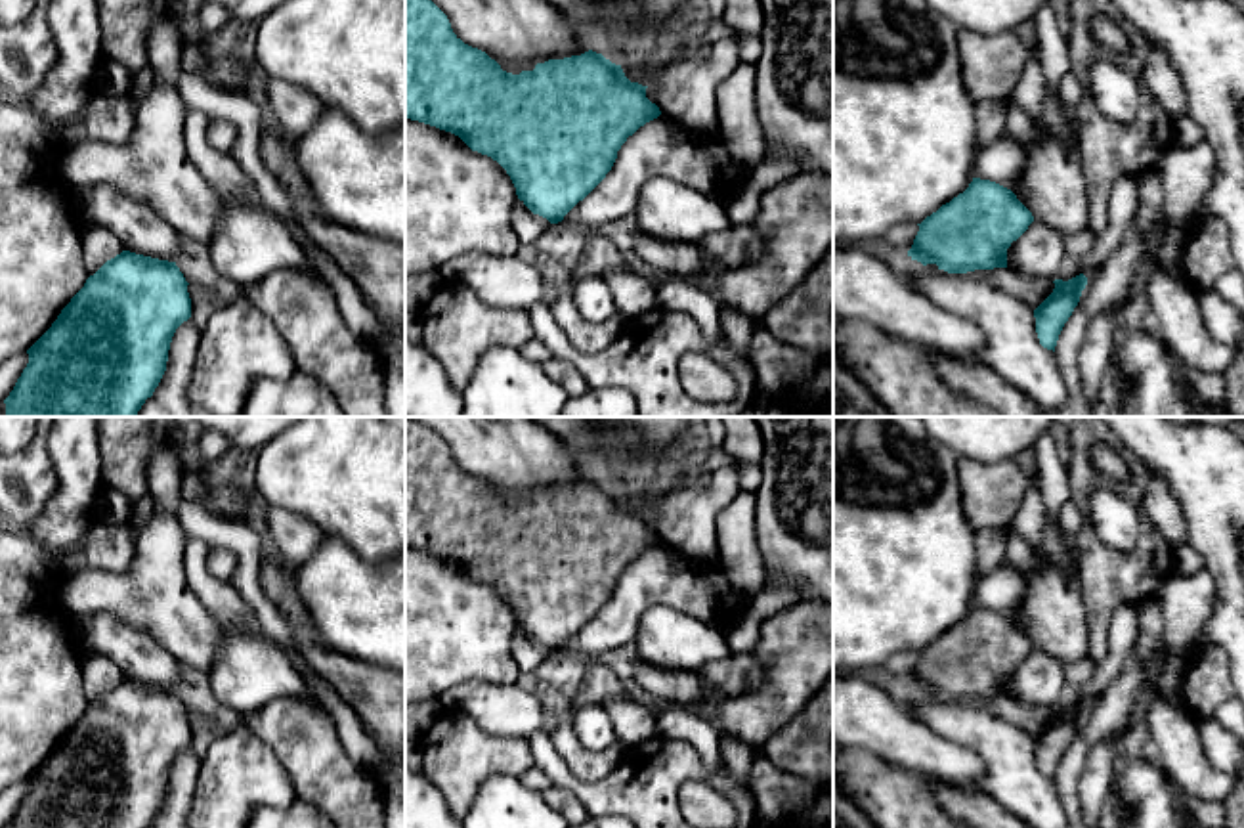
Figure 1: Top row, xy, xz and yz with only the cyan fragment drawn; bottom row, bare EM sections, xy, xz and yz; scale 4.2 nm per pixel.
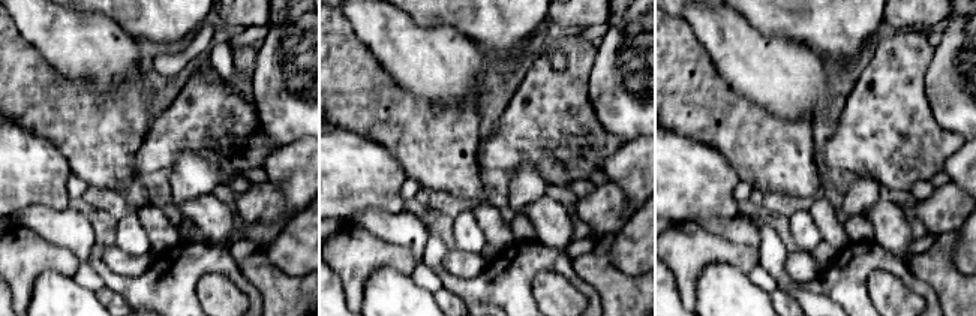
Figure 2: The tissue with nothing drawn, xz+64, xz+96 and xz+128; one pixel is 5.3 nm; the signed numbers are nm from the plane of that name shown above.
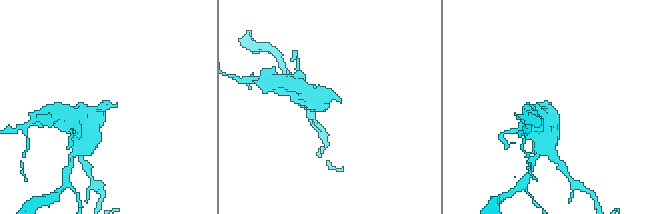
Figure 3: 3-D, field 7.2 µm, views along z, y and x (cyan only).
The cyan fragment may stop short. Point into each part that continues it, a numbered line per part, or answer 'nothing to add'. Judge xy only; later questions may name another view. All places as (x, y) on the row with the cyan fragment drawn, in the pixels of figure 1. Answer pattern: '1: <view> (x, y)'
nothing to add

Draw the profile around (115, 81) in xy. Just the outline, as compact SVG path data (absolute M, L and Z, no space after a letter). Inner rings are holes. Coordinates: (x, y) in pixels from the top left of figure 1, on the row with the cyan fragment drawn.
M103 57L101 69L97 75L97 92L107 98L128 98L138 82L138 75L128 67Z

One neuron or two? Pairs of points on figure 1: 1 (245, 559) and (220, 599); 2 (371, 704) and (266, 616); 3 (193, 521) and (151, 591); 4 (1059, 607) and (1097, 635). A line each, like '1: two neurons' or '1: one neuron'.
1: two neurons
2: two neurons
3: two neurons
4: two neurons

